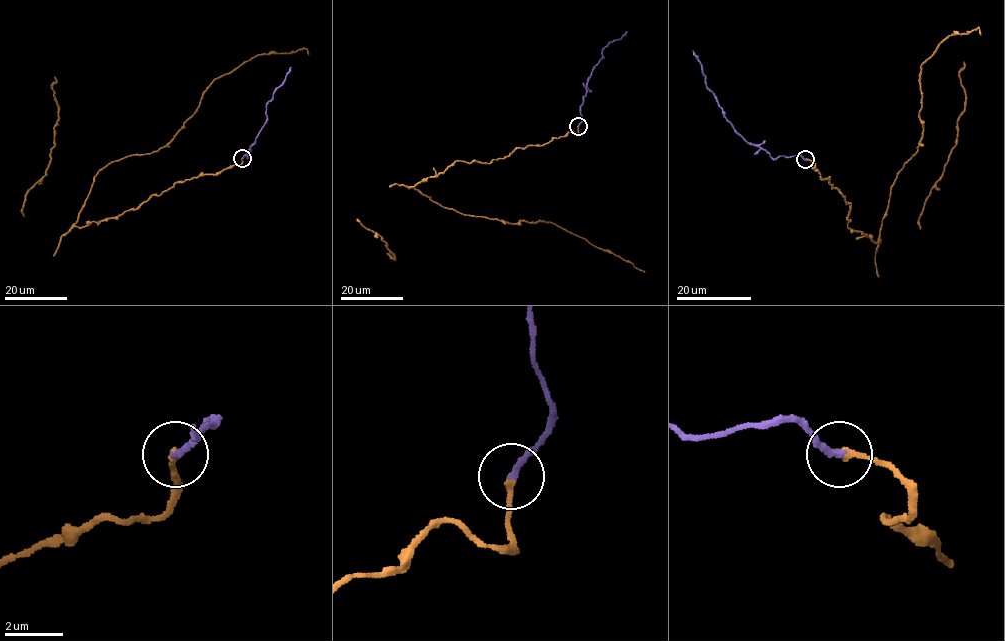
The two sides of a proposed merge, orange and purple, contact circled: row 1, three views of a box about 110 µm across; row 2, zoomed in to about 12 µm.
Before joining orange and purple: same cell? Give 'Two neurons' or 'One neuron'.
One neuron

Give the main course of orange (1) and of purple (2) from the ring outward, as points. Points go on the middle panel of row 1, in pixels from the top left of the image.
1: (578, 125), (578, 133), (515, 148), (490, 163), (458, 160), (410, 186), (467, 215), (550, 222), (645, 272)
2: (578, 125), (582, 118), (580, 106), (588, 78), (603, 58), (602, 50), (627, 31)

